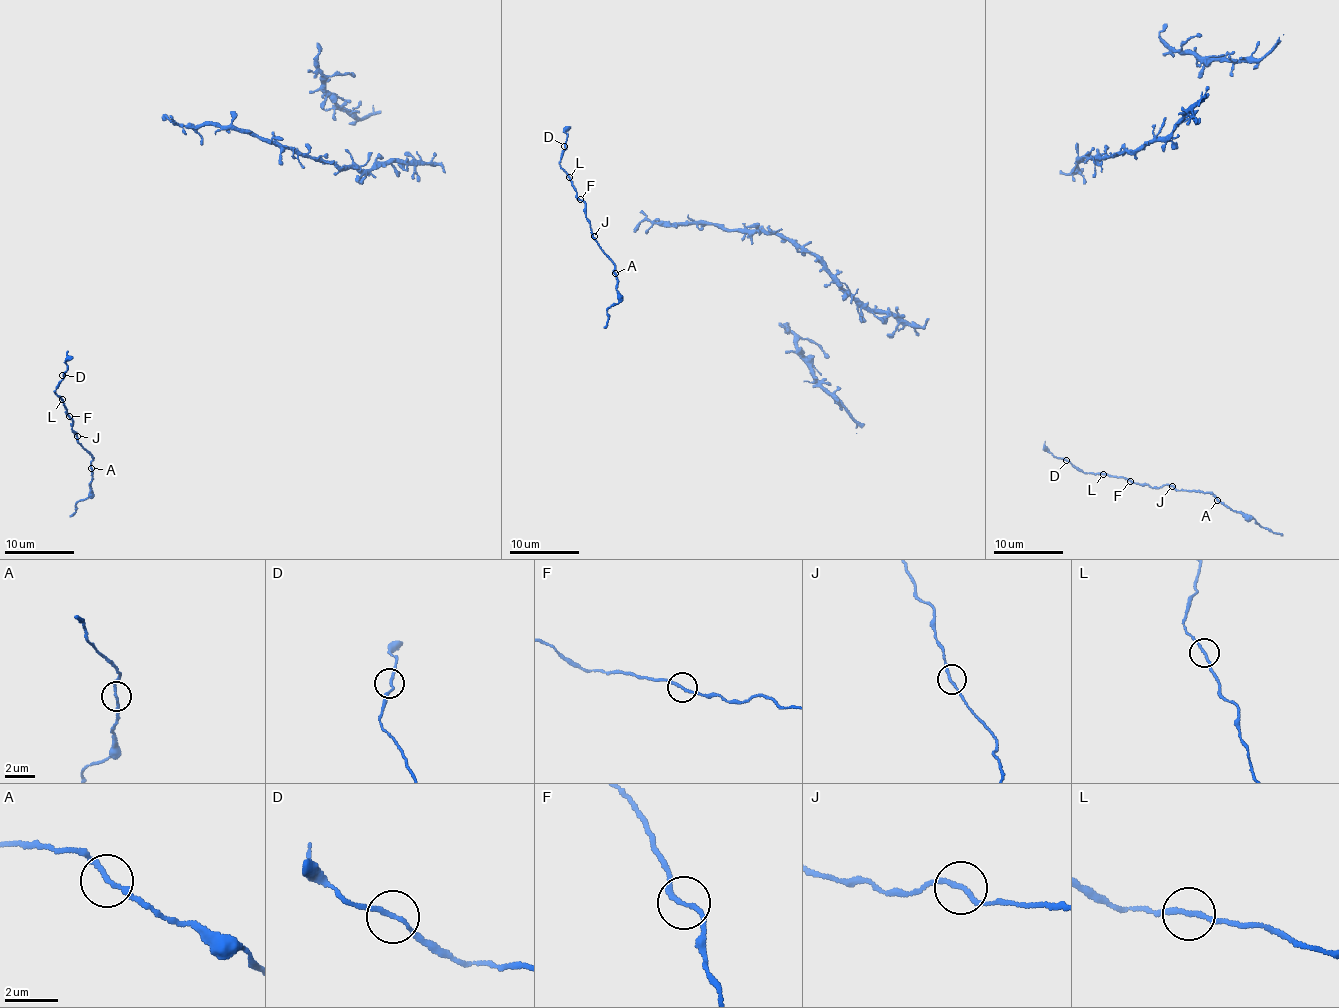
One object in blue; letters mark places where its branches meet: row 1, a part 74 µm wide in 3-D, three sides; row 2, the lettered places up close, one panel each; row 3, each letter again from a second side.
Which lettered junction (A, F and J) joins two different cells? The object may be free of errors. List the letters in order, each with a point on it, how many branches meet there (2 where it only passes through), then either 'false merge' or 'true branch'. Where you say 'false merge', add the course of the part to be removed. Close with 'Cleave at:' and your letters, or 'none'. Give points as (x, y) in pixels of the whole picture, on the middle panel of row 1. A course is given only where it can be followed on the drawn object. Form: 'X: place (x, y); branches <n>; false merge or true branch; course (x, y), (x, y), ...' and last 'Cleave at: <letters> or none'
A: place (615, 273); branches 2; true branch
F: place (580, 199); branches 2; true branch
J: place (594, 236); branches 2; true branch
Cleave at: none

